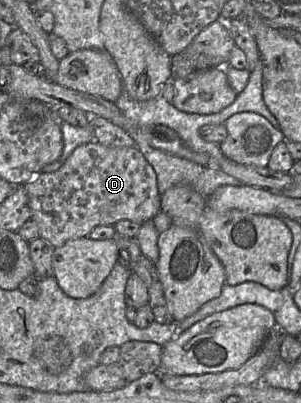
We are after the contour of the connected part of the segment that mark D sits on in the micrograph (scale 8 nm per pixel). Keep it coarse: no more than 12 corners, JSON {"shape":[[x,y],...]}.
{"shape":[[80,145],[24,186],[55,248],[161,211],[136,146]]}

